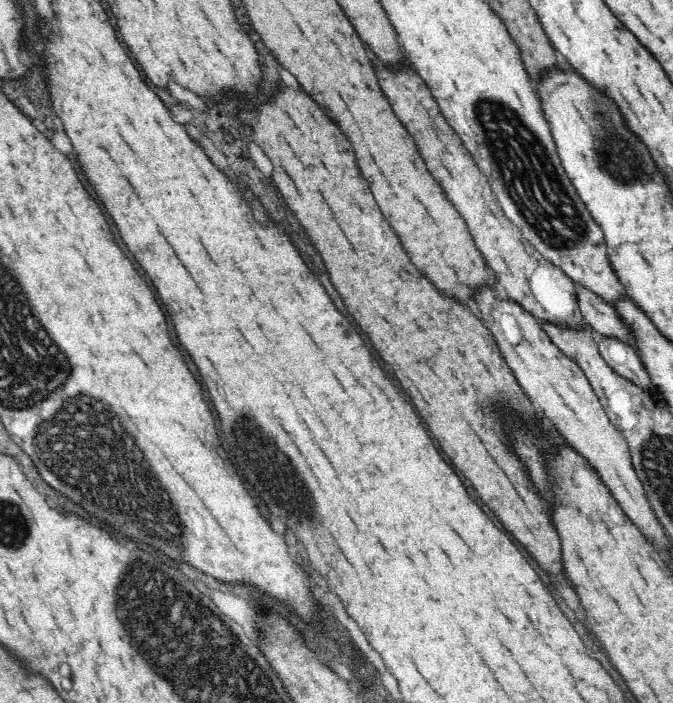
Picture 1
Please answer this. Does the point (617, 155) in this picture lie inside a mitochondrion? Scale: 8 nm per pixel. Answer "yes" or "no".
yes

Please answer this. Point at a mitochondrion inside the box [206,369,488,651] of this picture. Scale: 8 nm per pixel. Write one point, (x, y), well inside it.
(275, 476)

